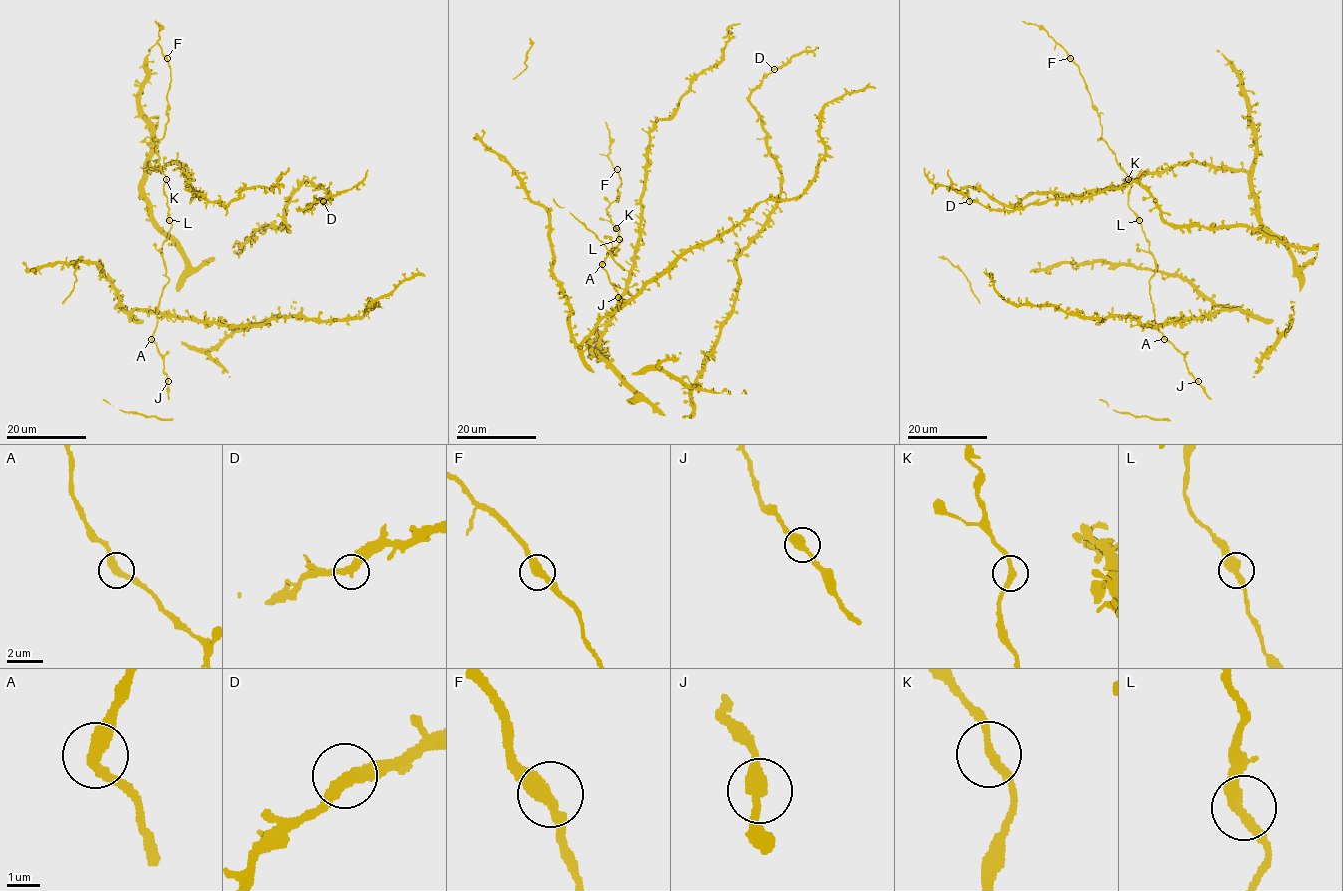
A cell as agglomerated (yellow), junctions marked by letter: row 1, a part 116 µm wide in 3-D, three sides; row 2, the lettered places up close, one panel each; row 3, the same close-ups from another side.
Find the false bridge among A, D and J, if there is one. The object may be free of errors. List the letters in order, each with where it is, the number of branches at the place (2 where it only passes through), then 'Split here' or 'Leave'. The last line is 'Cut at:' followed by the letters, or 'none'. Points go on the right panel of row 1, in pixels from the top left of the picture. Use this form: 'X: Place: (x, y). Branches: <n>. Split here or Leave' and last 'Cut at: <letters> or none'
A: Place: (1164, 339). Branches: 2. Leave
D: Place: (969, 201). Branches: 2. Leave
J: Place: (1198, 381). Branches: 2. Leave
Cut at: none

